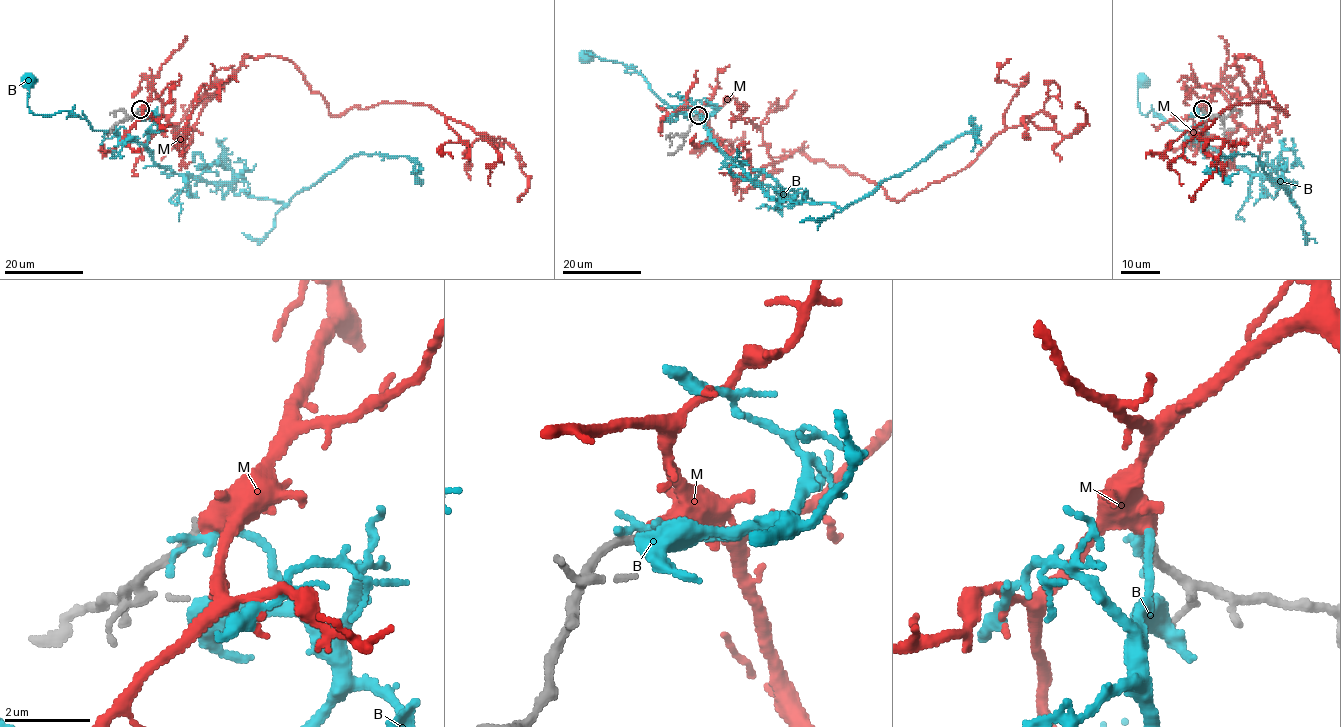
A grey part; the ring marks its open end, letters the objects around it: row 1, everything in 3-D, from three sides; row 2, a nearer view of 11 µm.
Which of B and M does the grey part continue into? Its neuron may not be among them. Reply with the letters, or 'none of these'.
M

